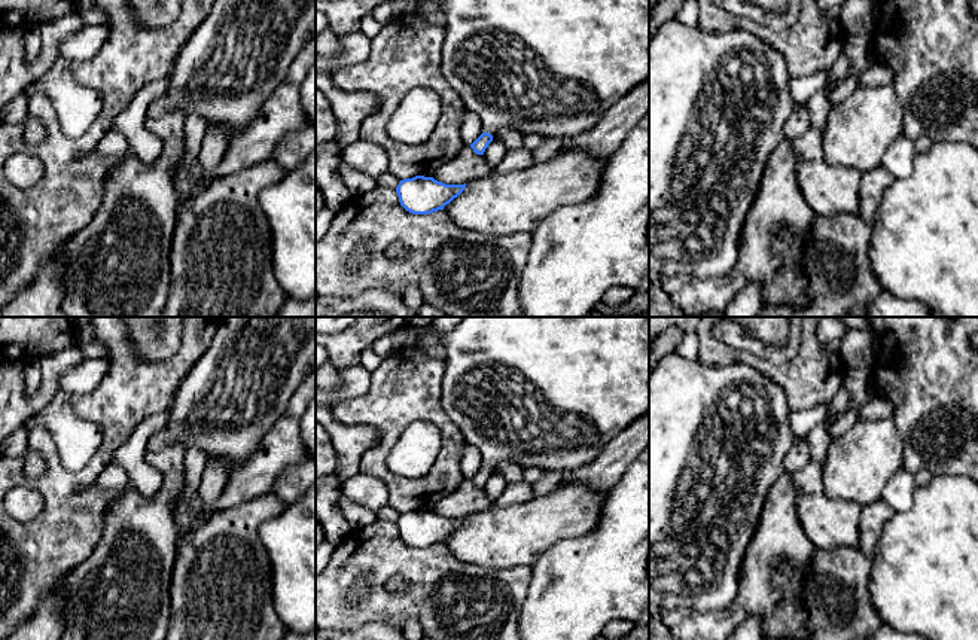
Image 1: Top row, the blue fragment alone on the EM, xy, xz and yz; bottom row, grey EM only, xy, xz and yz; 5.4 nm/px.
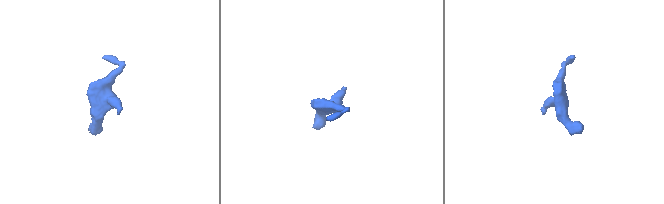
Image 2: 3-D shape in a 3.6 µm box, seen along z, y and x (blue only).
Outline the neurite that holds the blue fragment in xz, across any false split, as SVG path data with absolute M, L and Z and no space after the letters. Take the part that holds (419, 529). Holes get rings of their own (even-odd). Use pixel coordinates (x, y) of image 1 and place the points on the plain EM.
M415 509L399 515L396 525L400 539L412 548L430 548L444 543L466 521L464 518L445 518L433 511Z

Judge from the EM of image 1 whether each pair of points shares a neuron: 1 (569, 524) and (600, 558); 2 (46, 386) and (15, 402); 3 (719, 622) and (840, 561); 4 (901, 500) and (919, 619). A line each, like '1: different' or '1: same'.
1: different
2: same
3: different
4: different

